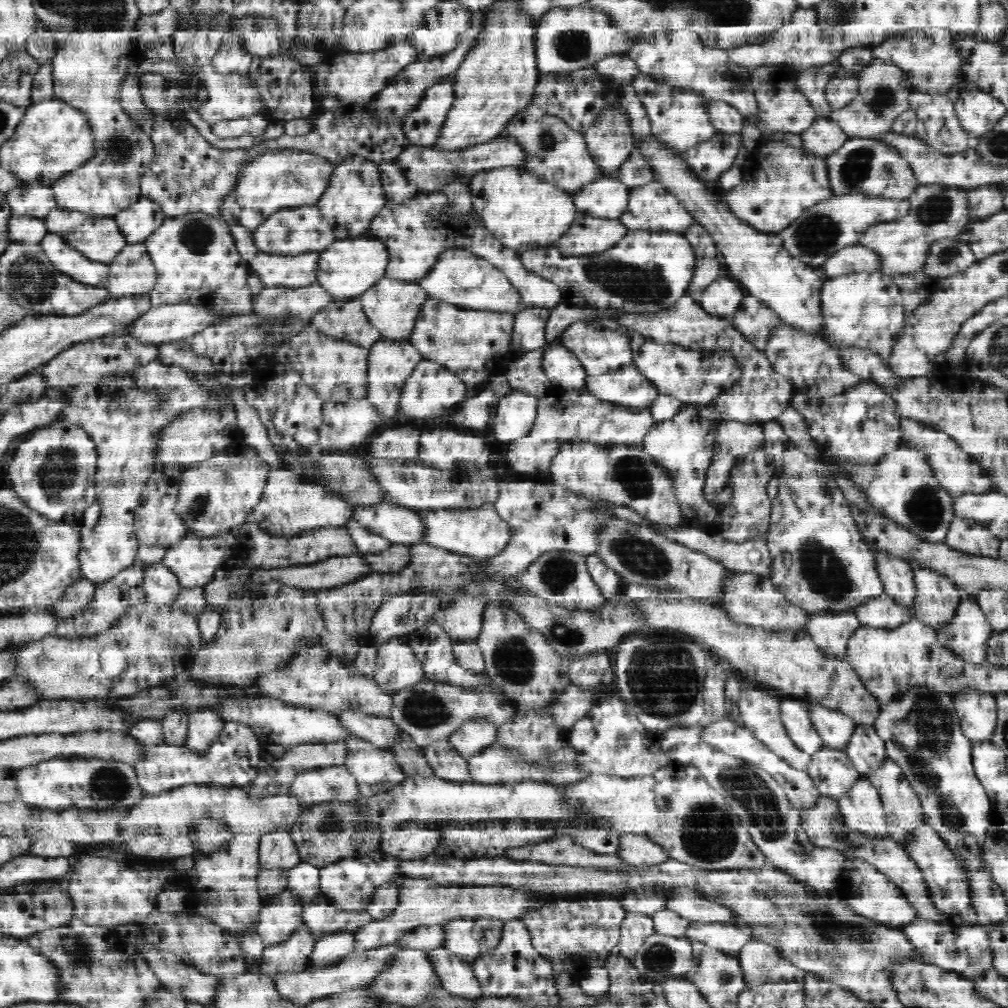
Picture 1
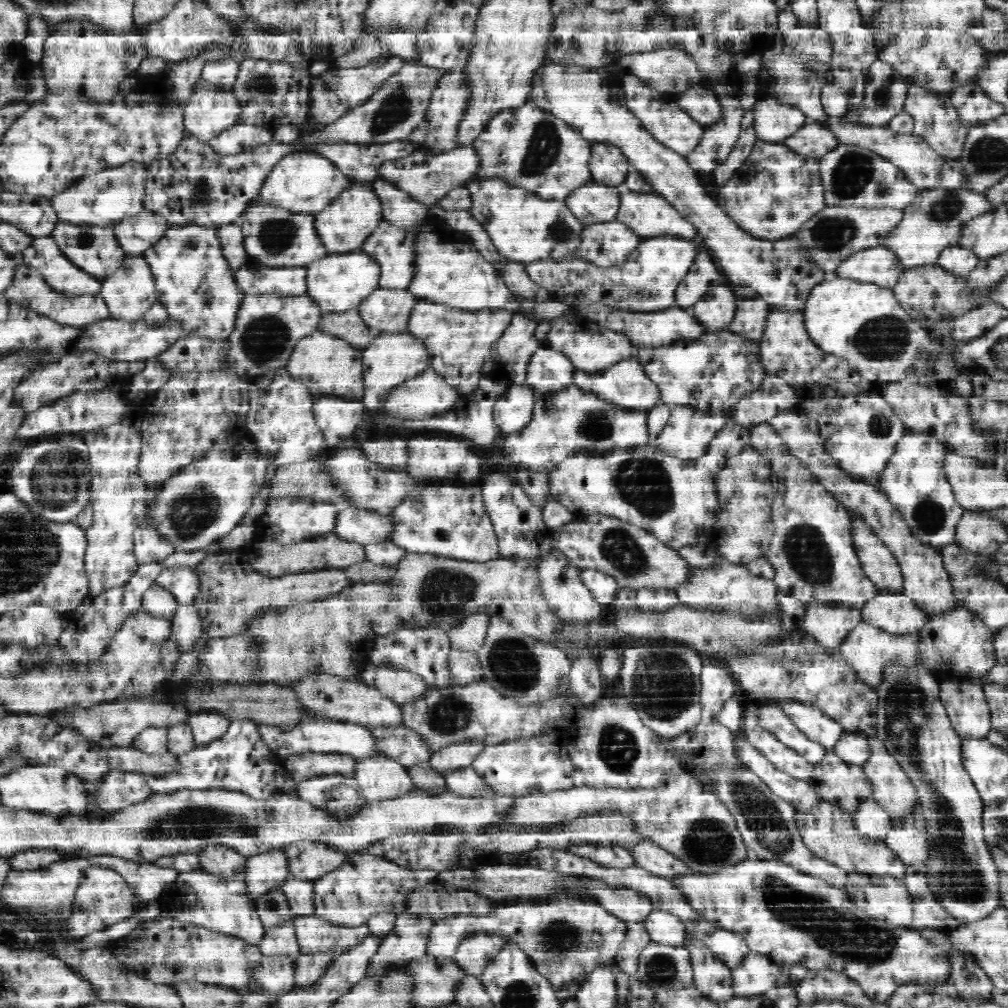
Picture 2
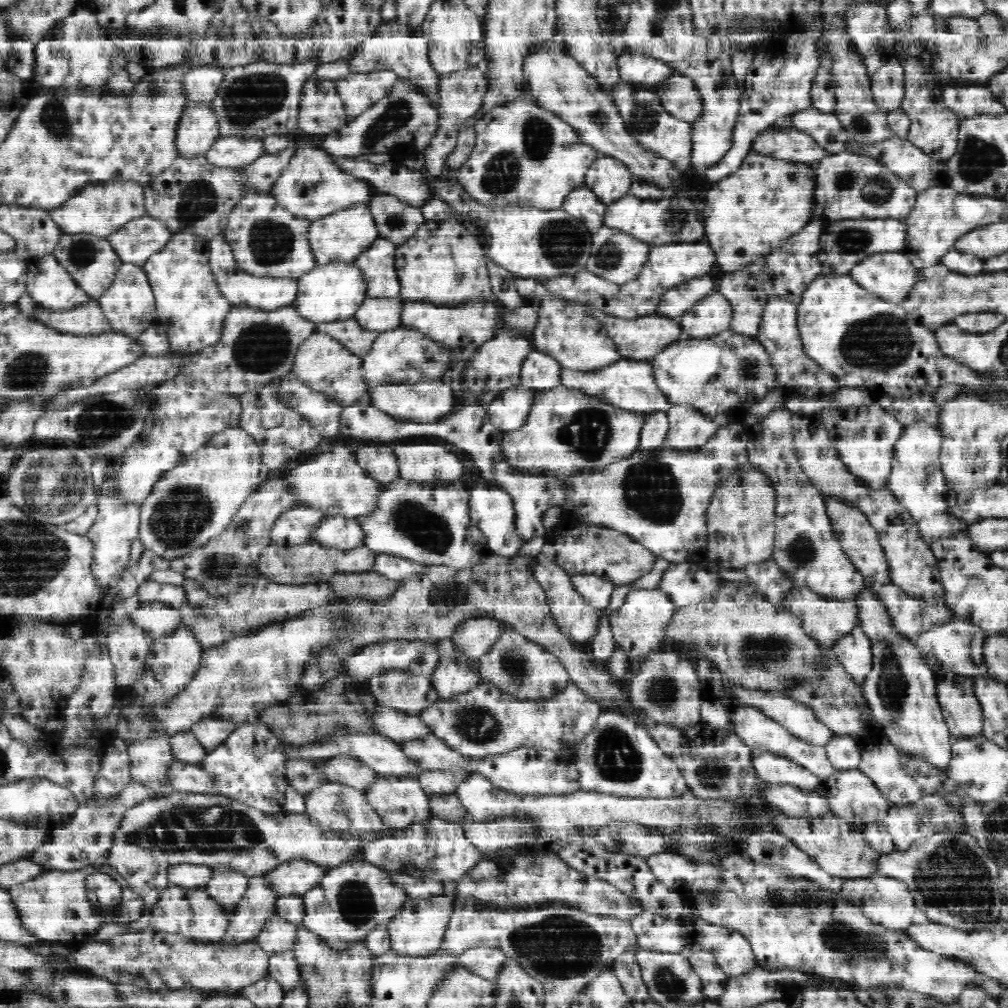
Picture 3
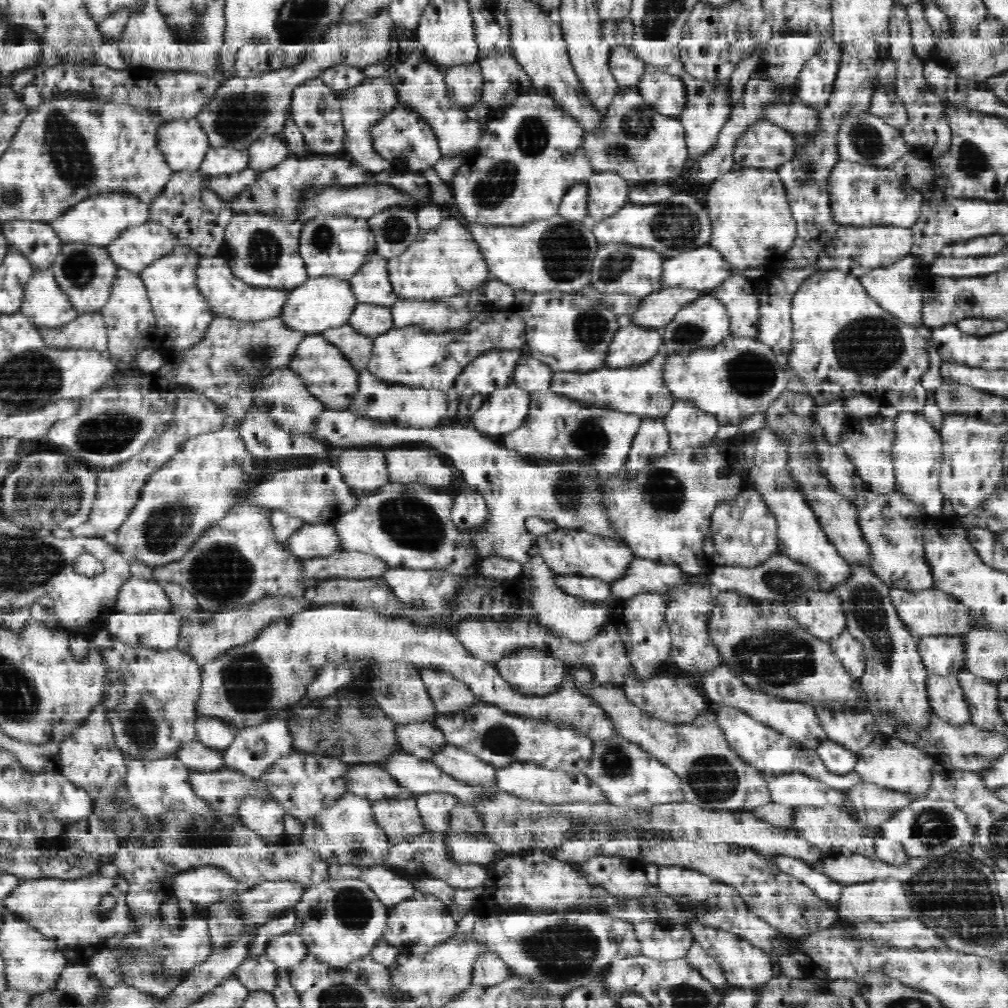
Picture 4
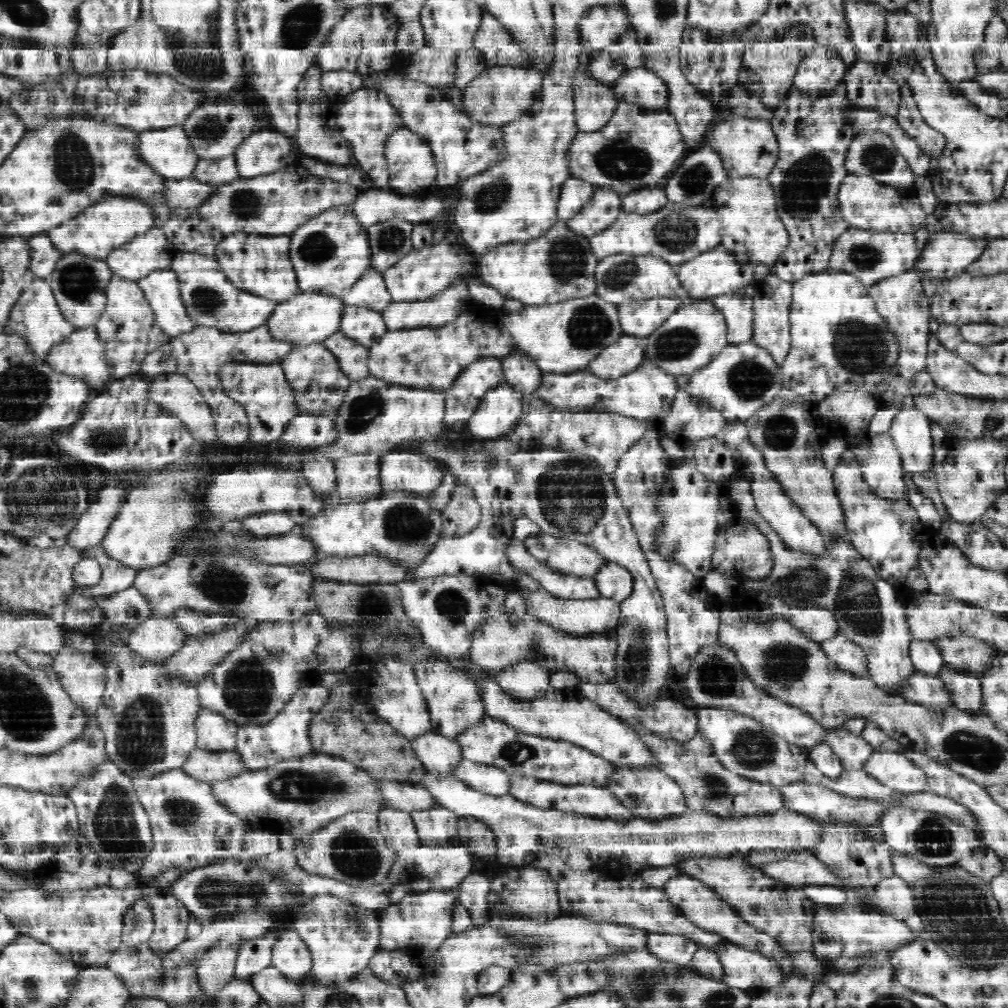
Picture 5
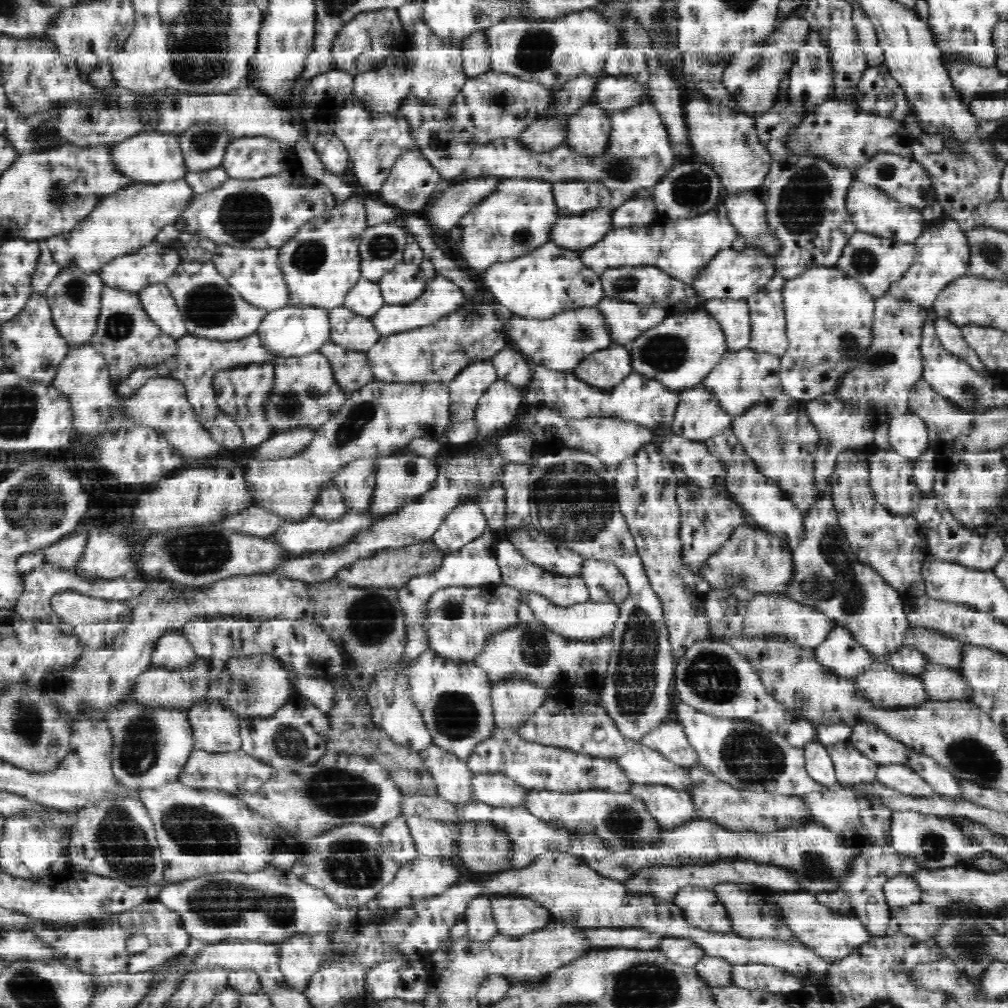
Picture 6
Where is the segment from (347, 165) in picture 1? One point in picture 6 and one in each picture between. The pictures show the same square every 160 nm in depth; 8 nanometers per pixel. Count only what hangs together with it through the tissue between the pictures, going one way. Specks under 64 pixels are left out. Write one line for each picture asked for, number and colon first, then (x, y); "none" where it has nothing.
2: (344, 225)
3: (341, 236)
4: (338, 245)
5: (330, 251)
6: (321, 262)

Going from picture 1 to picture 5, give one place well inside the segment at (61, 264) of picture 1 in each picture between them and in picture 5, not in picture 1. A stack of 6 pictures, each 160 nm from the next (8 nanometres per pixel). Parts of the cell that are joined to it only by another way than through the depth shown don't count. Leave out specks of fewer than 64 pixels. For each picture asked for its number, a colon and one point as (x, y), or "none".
2: (43, 254)
3: (50, 285)
4: (45, 303)
5: (36, 316)

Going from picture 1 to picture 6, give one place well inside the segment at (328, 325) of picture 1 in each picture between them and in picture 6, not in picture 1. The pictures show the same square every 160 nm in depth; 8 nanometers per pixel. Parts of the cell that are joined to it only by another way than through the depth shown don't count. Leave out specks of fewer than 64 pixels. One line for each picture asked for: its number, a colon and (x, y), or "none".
2: (348, 325)
3: (349, 332)
4: (357, 347)
5: (352, 356)
6: (352, 371)

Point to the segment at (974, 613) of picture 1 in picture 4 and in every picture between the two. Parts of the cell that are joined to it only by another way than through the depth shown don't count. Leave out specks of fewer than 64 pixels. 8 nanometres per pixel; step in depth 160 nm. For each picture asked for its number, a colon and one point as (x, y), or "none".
2: (957, 641)
3: (956, 647)
4: (941, 655)

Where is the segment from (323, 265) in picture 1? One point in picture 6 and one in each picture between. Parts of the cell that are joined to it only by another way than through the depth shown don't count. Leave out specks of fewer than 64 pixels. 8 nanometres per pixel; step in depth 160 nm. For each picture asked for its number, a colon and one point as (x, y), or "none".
2: (337, 282)
3: (330, 292)
4: (318, 304)
5: (309, 316)
6: (293, 330)

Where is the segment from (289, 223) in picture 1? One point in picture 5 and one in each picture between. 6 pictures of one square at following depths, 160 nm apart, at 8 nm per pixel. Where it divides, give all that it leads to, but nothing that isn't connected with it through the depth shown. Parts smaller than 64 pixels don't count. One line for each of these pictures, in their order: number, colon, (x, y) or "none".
2: (276, 237)
3: (266, 239)
4: (262, 249)
5: (262, 265)

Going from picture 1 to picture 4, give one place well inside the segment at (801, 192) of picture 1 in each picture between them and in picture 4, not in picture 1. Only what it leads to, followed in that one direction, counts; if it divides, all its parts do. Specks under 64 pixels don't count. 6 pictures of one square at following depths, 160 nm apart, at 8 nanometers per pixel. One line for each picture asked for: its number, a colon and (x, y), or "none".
2: (776, 190)
3: (751, 212)
4: (748, 207)

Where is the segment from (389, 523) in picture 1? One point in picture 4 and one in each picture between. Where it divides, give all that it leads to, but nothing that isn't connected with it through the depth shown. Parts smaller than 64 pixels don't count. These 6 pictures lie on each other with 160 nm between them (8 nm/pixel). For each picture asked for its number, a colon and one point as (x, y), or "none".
2: (356, 524)
3: (344, 533)
4: (323, 539)

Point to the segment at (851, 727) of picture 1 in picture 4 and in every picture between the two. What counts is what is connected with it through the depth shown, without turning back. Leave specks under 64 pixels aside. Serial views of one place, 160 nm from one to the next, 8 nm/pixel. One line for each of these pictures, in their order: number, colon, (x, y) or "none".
2: (821, 728)
3: (800, 720)
4: (799, 721)

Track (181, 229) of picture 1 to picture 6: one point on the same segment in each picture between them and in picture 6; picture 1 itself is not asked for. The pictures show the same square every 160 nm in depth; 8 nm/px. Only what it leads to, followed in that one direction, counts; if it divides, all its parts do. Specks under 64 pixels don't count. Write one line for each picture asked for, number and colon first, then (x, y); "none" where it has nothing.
2: (193, 279)
3: (192, 310)
4: (182, 314)
5: (161, 287)
6: (157, 300)

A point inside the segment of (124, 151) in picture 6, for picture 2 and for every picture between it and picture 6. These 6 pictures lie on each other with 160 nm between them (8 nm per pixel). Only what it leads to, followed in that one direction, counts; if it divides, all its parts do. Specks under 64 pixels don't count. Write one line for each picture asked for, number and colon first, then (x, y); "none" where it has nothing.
2: (210, 110)
3: (198, 130)
4: (184, 142)
5: (169, 150)

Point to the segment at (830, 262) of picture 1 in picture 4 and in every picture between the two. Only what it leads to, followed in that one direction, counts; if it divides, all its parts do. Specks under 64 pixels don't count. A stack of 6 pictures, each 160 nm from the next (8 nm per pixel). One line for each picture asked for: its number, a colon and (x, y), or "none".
2: (879, 265)
3: (890, 275)
4: (897, 287)

